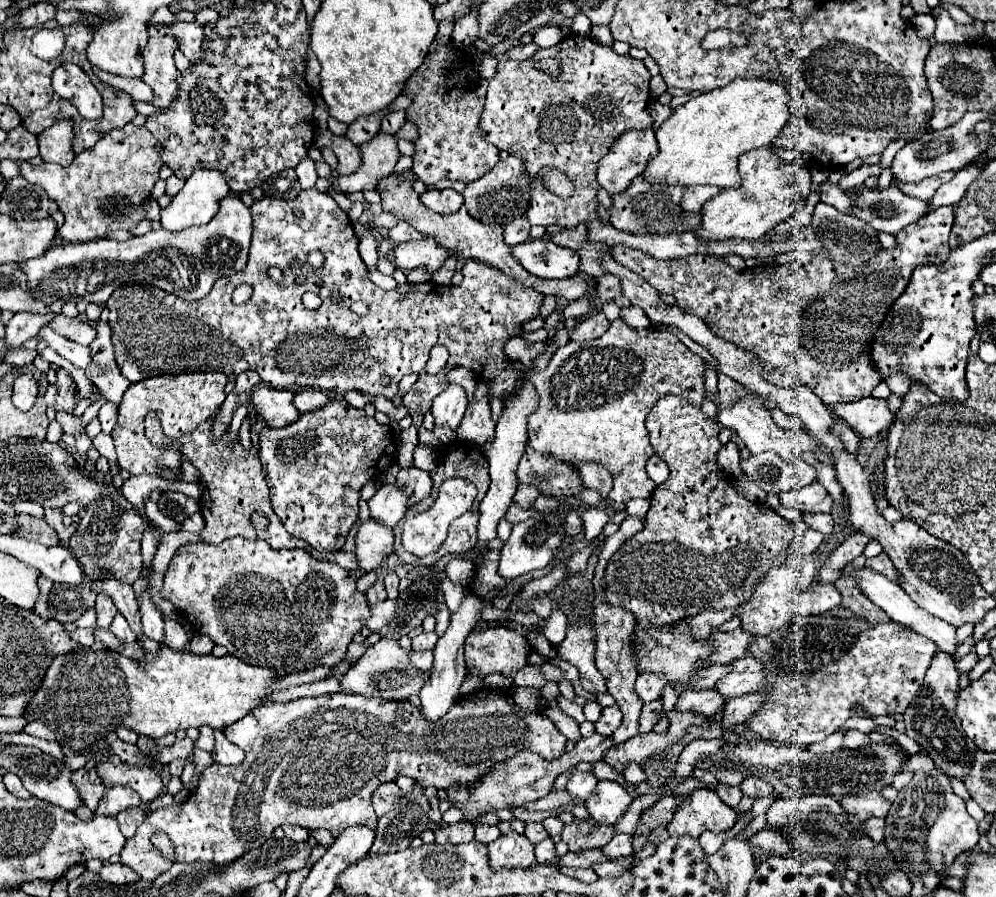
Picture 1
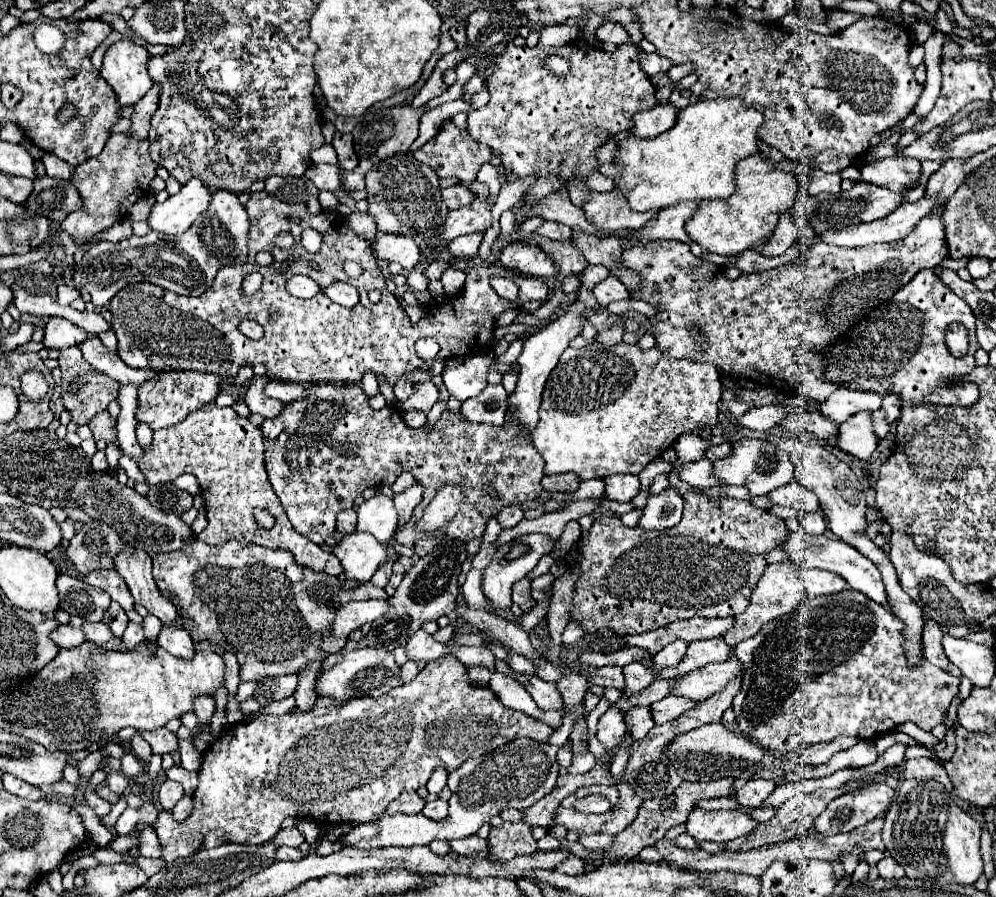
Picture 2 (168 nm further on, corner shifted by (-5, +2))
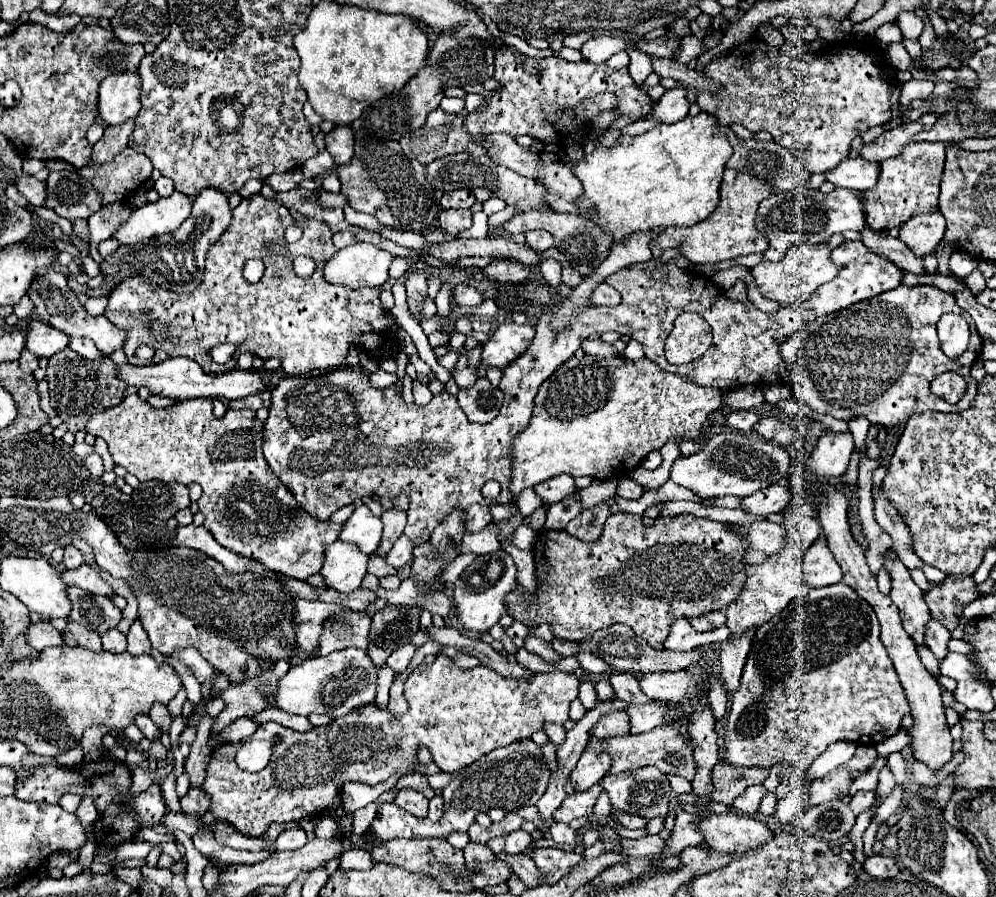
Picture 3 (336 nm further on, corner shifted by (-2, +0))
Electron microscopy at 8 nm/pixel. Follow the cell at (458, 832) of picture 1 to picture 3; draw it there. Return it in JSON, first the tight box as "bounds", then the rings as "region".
{"bounds":[463,844,495,868],"region":[[[467,844],[467,848],[463,850],[465,852],[465,864],[469,868],[477,866],[479,862],[493,862],[495,860],[495,854],[489,850],[489,846],[481,846],[481,844]]]}

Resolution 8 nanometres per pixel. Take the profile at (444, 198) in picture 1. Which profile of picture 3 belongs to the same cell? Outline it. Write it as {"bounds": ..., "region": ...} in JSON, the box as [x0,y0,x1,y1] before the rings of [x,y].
{"bounds":[439,190,475,210],"region":[[[451,190],[451,192],[445,192],[439,202],[445,210],[449,210],[449,208],[471,208],[475,204],[475,196],[467,190]]]}

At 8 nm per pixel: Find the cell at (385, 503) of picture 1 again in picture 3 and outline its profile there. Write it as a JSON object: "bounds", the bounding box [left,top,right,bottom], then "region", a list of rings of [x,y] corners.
{"bounds":[339,506,383,554],"region":[[[359,506],[345,522],[339,538],[357,544],[359,548],[363,548],[365,554],[373,554],[381,542],[381,532],[383,532],[381,518],[373,516],[367,506]]]}

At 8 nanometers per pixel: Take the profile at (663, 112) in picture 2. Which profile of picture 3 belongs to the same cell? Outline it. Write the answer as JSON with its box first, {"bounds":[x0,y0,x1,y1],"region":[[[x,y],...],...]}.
{"bounds":[647,88,689,124],"region":[[[673,88],[667,90],[659,102],[655,102],[651,114],[647,116],[649,120],[663,122],[663,124],[675,124],[683,120],[689,114],[689,102],[685,98],[687,90],[685,88]]]}

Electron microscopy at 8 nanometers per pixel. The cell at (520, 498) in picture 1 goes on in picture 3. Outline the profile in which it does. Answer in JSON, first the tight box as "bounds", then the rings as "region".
{"bounds":[461,522,501,554],"region":[[[491,522],[487,528],[479,530],[479,532],[467,532],[463,536],[463,546],[461,552],[473,552],[473,554],[487,554],[487,552],[495,552],[497,548],[501,548],[499,540],[499,526],[495,522]]]}

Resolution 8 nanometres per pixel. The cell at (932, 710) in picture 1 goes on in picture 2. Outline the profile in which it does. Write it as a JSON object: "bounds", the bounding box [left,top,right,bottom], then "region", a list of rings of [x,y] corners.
{"bounds":[924,620,950,670],"region":[[[924,620],[924,656],[928,662],[932,662],[934,666],[940,666],[942,670],[946,670],[946,666],[950,664],[944,648],[942,648],[942,636],[944,636],[944,626],[940,626],[934,620]]]}

